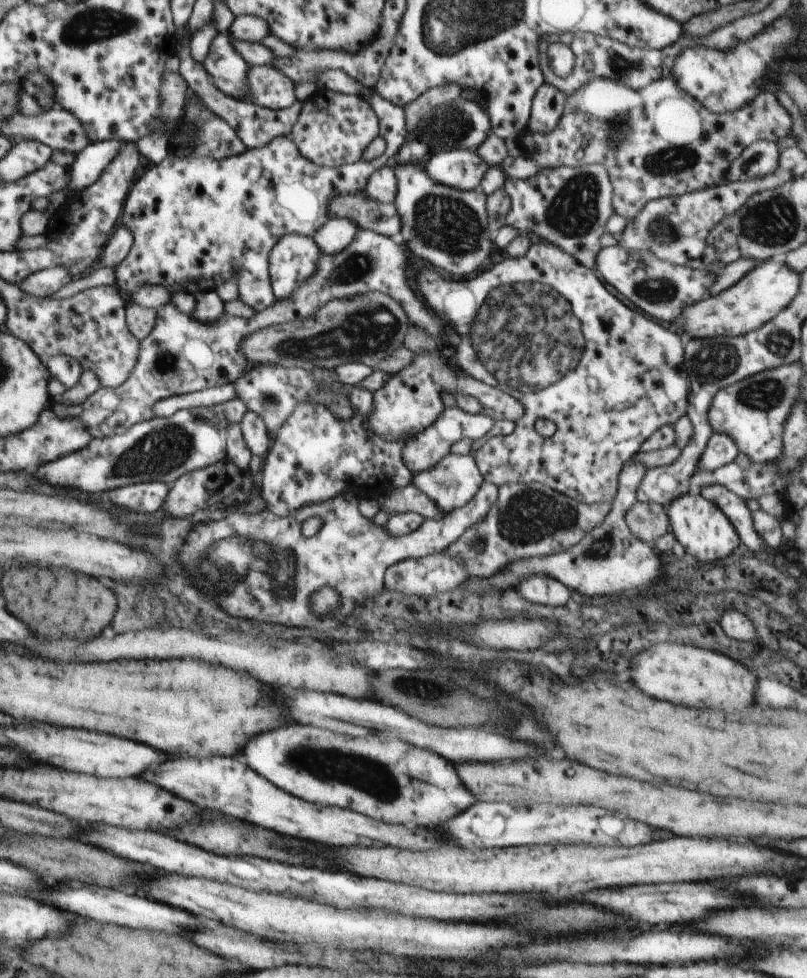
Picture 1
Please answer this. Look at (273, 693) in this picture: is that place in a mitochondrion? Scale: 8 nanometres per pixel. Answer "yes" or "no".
no

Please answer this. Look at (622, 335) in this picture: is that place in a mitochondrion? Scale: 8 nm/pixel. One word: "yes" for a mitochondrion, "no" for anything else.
no

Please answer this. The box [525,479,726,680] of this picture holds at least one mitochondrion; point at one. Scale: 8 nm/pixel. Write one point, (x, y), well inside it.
(603, 546)

